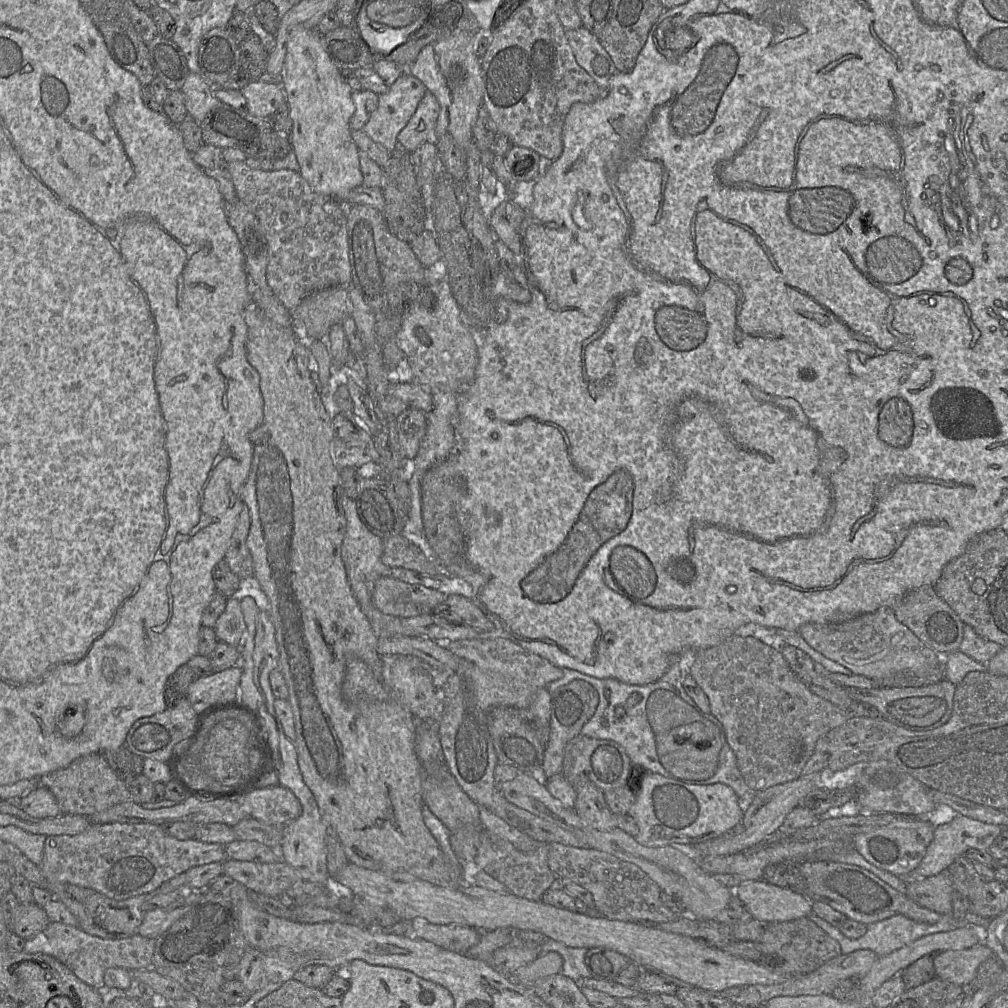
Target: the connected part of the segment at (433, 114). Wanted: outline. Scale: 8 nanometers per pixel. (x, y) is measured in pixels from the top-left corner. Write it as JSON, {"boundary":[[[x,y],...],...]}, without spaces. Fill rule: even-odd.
{"boundary":[[[427,90],[415,113],[398,134],[398,143],[407,152],[413,153],[422,143],[432,140],[435,137],[439,111],[440,107],[436,97]]]}

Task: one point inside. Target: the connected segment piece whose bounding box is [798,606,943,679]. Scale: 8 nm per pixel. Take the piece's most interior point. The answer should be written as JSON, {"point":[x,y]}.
{"point":[876,645]}

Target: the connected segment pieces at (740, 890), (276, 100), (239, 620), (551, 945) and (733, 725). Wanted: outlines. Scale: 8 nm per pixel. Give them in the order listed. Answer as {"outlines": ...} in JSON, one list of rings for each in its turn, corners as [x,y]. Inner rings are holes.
{"outlines":[[[[763,880],[745,881],[734,891],[756,920],[788,922],[807,917],[812,911],[813,901],[805,895]]],[[[254,80],[241,90],[246,99],[247,111],[259,118],[270,117],[286,103],[283,87],[274,82]]],[[[229,597],[224,612],[213,628],[218,640],[237,647],[242,641],[246,628],[240,600]]],[[[553,939],[547,941],[541,946],[541,953],[557,952],[563,958],[561,974],[573,979],[575,982],[590,977],[590,972],[585,964],[585,955],[588,948],[574,948],[567,946]]],[[[732,635],[719,645],[697,651],[695,658],[687,665],[686,674],[695,680],[707,696],[710,703],[711,714],[723,727],[726,741],[736,756],[738,769],[747,786],[755,793],[799,778],[803,767],[815,752],[815,745],[818,739],[830,730],[841,726],[849,719],[845,711],[806,688],[806,686],[797,679],[779,650],[753,637]]]]}

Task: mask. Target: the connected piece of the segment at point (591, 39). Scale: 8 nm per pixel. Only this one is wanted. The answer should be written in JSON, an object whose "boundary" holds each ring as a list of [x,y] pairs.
{"boundary":[[[583,26],[565,30],[565,35],[577,63],[595,80],[600,89],[608,90],[611,76],[619,71],[598,37]]]}

